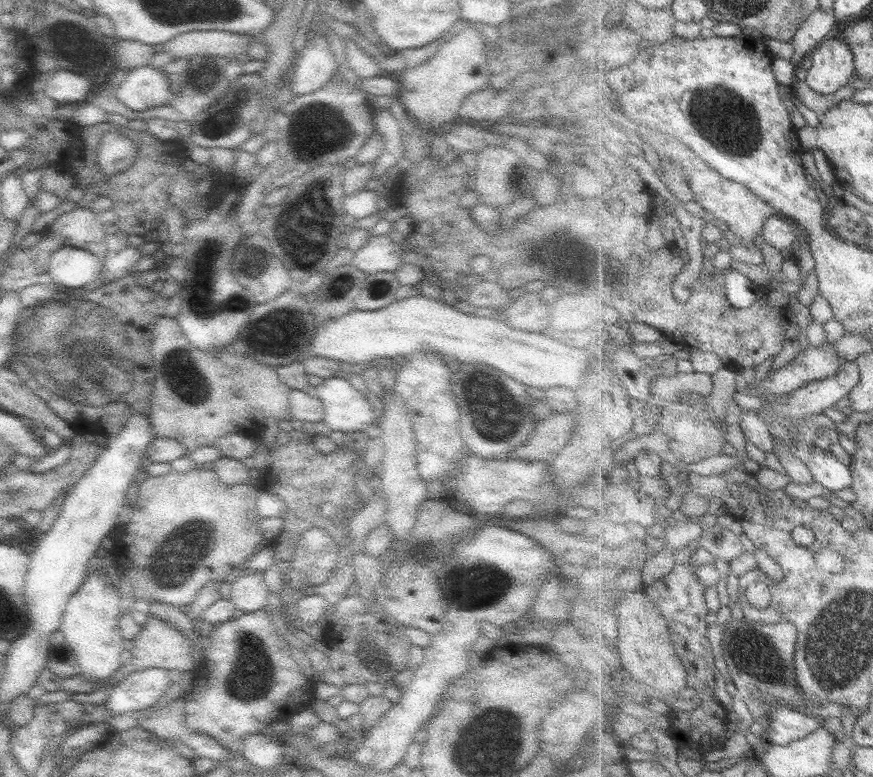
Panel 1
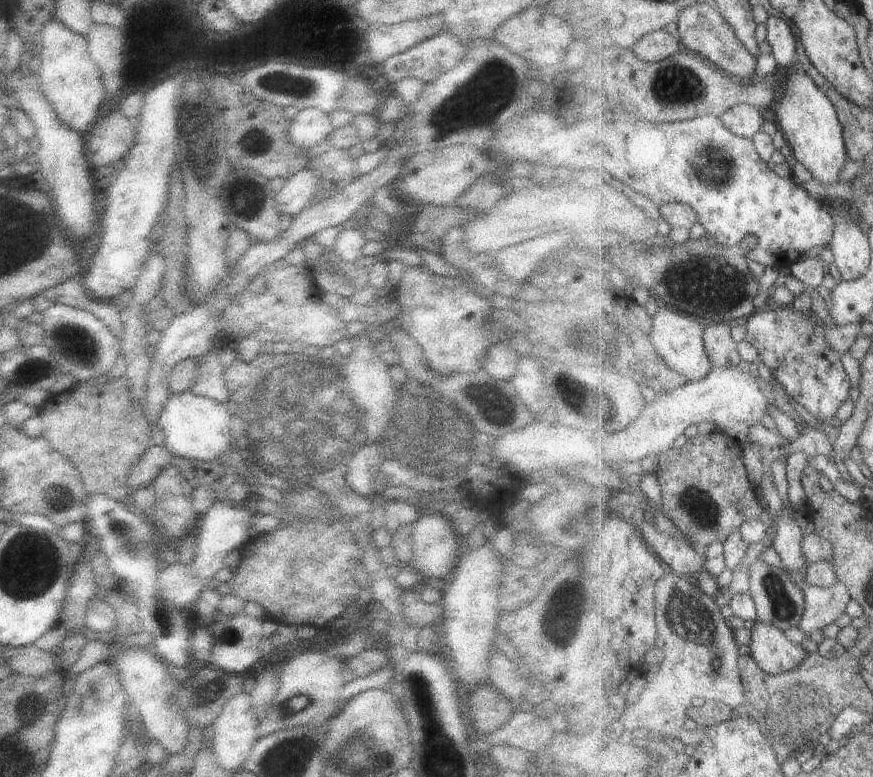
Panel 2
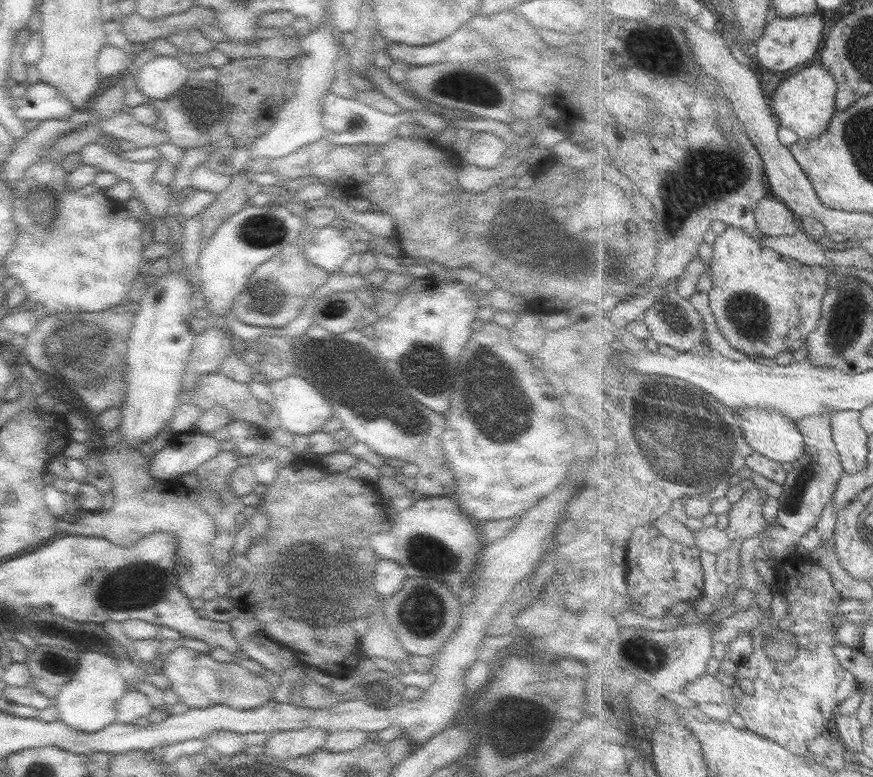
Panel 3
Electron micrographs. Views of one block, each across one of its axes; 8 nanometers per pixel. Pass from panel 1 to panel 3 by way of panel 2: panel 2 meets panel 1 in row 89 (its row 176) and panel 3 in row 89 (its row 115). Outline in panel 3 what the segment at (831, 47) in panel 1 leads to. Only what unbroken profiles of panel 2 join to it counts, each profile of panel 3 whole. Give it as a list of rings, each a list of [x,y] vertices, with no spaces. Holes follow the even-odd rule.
[[[815,61],[782,82],[775,83],[770,89],[770,101],[778,124],[791,129],[800,139],[809,141],[820,138],[836,116],[837,93],[838,82],[835,76]]]

